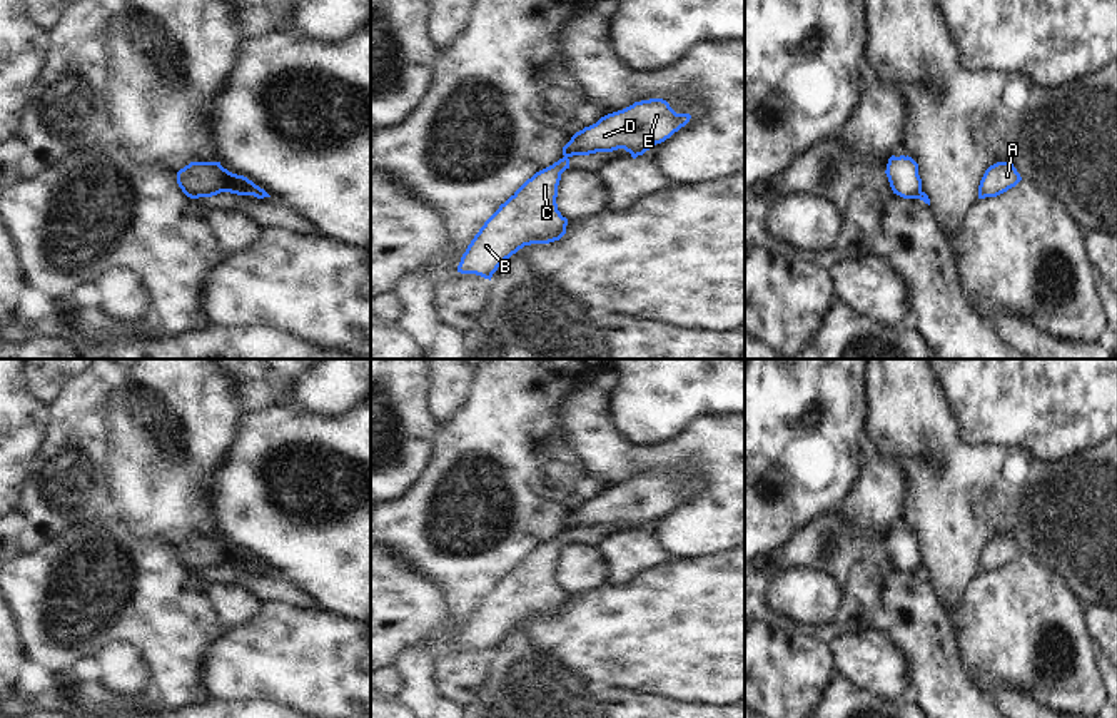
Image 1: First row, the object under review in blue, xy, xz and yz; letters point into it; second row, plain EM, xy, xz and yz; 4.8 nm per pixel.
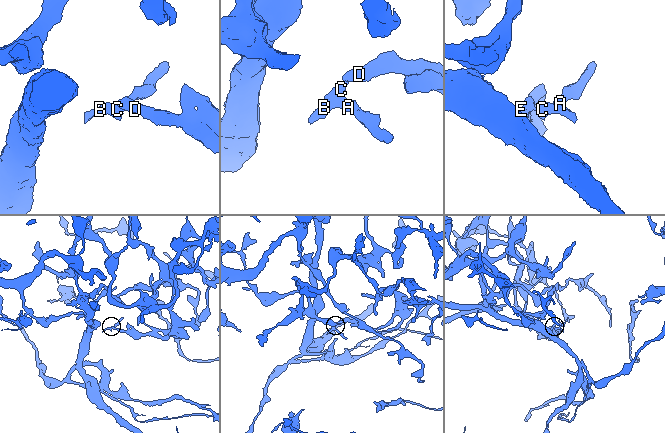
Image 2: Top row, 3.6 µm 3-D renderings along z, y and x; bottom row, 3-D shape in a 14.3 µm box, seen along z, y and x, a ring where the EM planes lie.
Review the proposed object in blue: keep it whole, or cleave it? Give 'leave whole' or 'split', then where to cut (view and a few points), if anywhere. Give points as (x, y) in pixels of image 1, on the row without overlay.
split | yz (920, 565), (915, 571)

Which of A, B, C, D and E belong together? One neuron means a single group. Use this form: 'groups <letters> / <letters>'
groups A B C / D E

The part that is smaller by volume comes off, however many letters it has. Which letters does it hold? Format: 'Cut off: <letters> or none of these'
Cut off: A, B, C

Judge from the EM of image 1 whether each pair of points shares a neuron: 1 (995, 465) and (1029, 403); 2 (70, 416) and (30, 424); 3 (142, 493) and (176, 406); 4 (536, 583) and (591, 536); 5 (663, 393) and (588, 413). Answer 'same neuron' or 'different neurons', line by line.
1: different neurons
2: different neurons
3: same neuron
4: same neuron
5: different neurons

